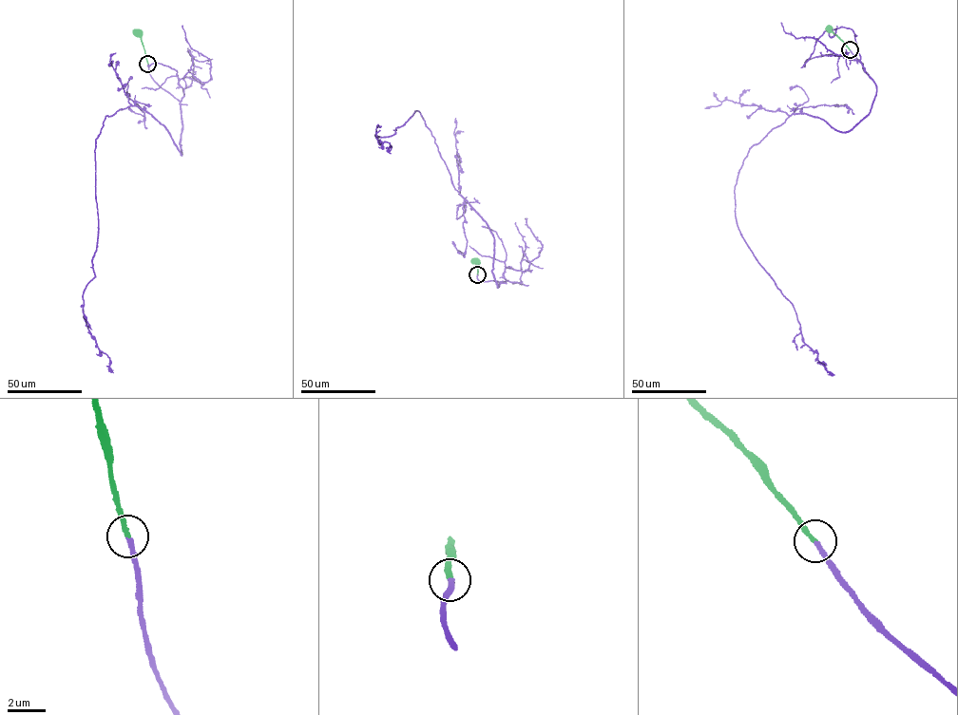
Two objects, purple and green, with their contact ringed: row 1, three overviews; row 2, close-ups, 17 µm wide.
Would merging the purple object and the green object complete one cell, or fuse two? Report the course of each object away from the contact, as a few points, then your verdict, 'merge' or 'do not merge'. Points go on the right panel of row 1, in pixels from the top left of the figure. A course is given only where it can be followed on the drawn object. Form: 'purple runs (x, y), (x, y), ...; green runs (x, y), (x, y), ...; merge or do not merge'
purple runs (850, 49), (875, 84), (870, 112), (840, 132), (789, 116), (750, 149), (735, 189), (742, 237), (834, 374); green runs (850, 49), (829, 29); merge

